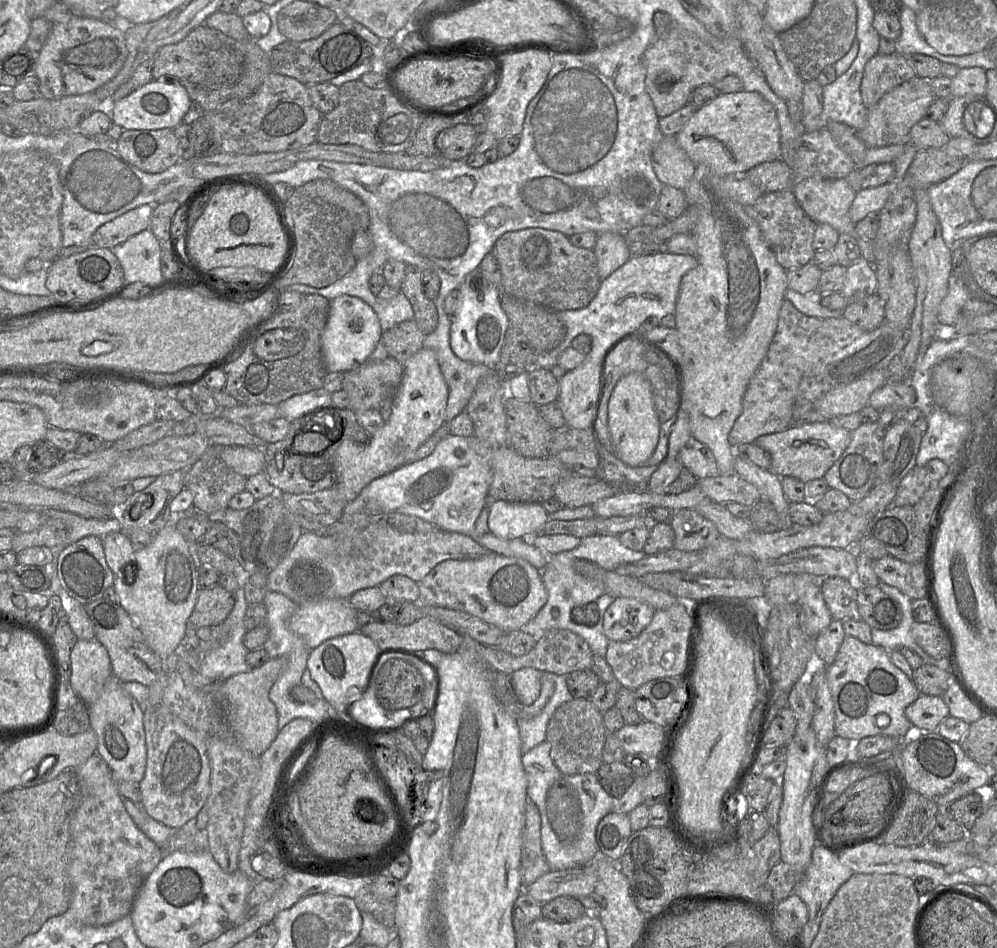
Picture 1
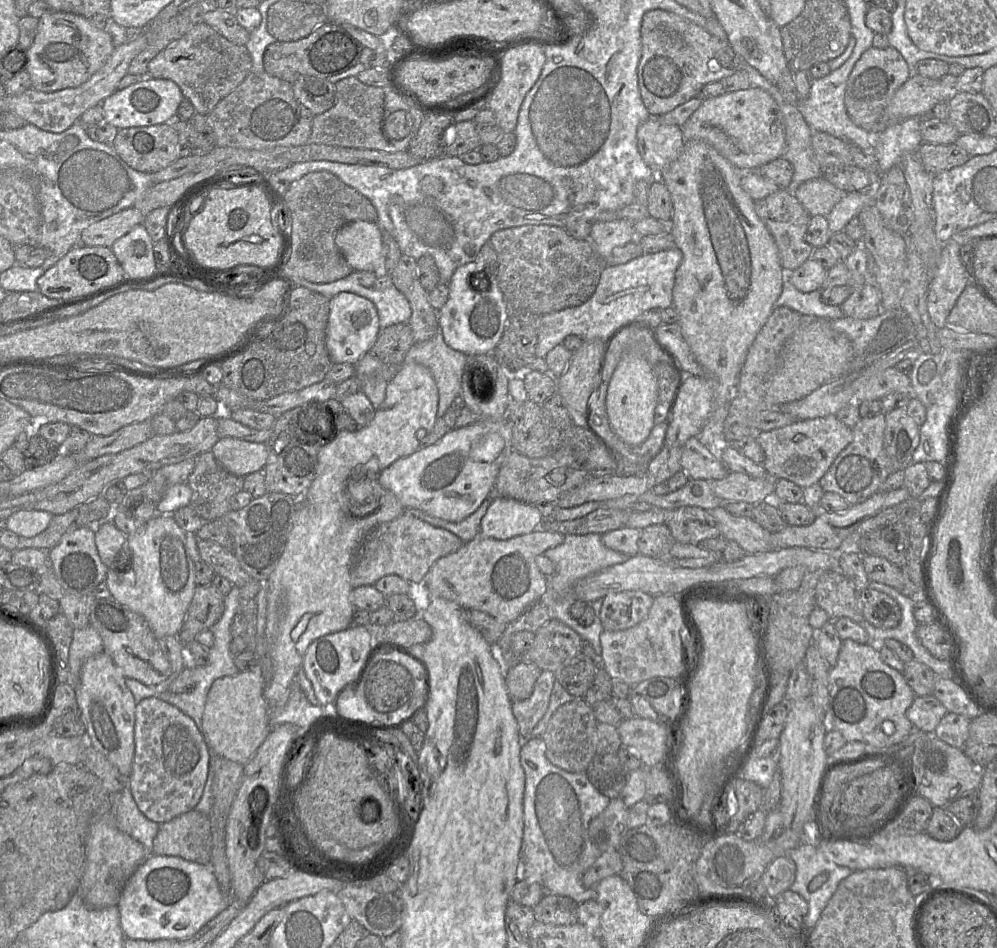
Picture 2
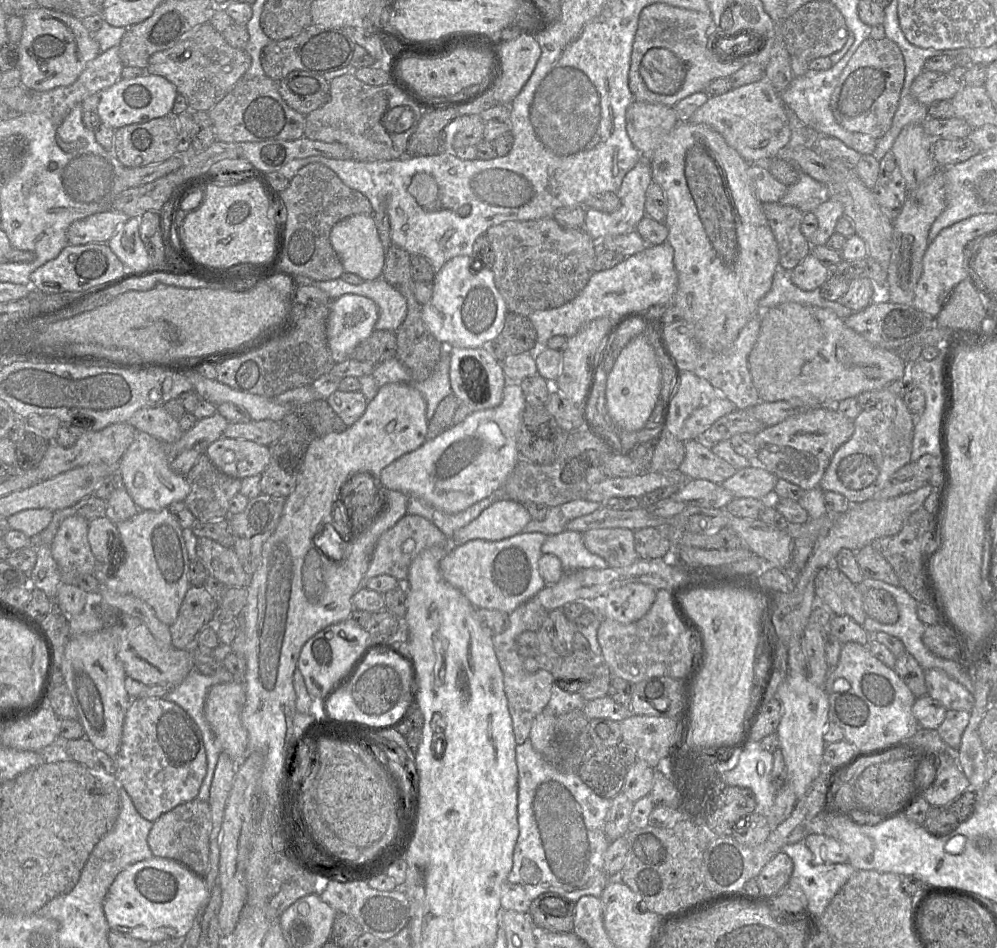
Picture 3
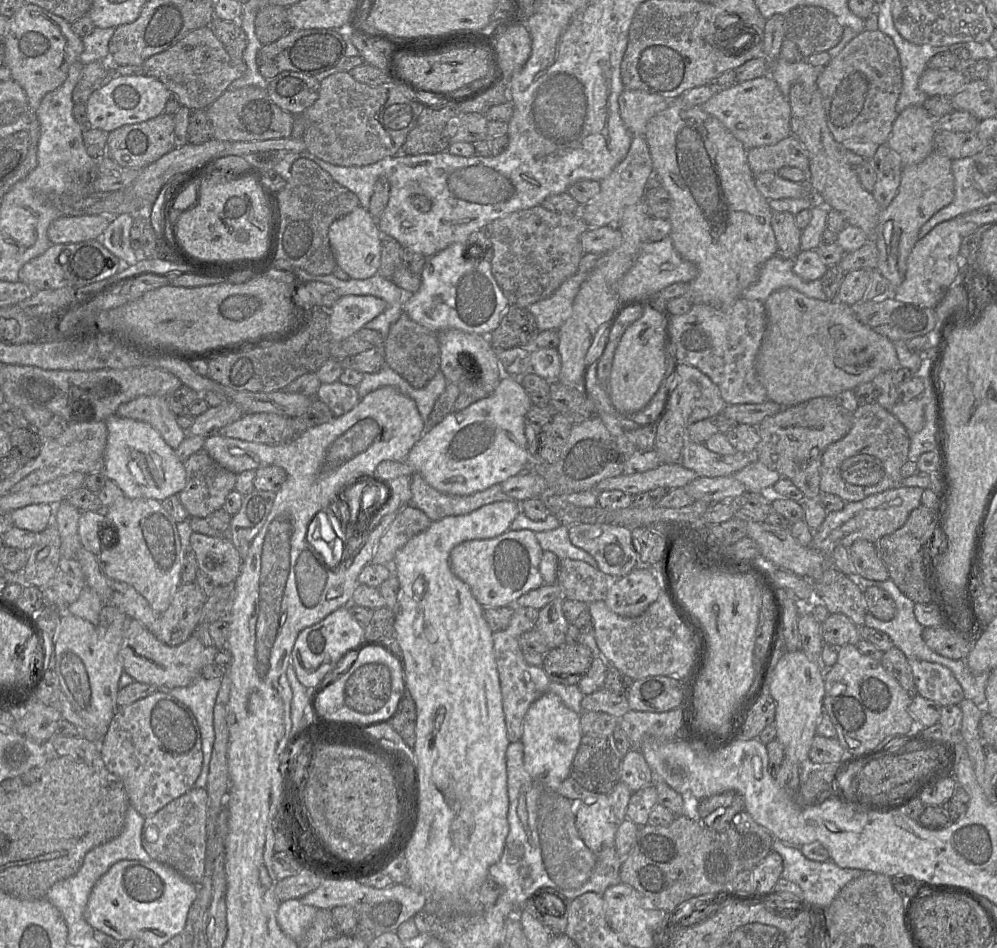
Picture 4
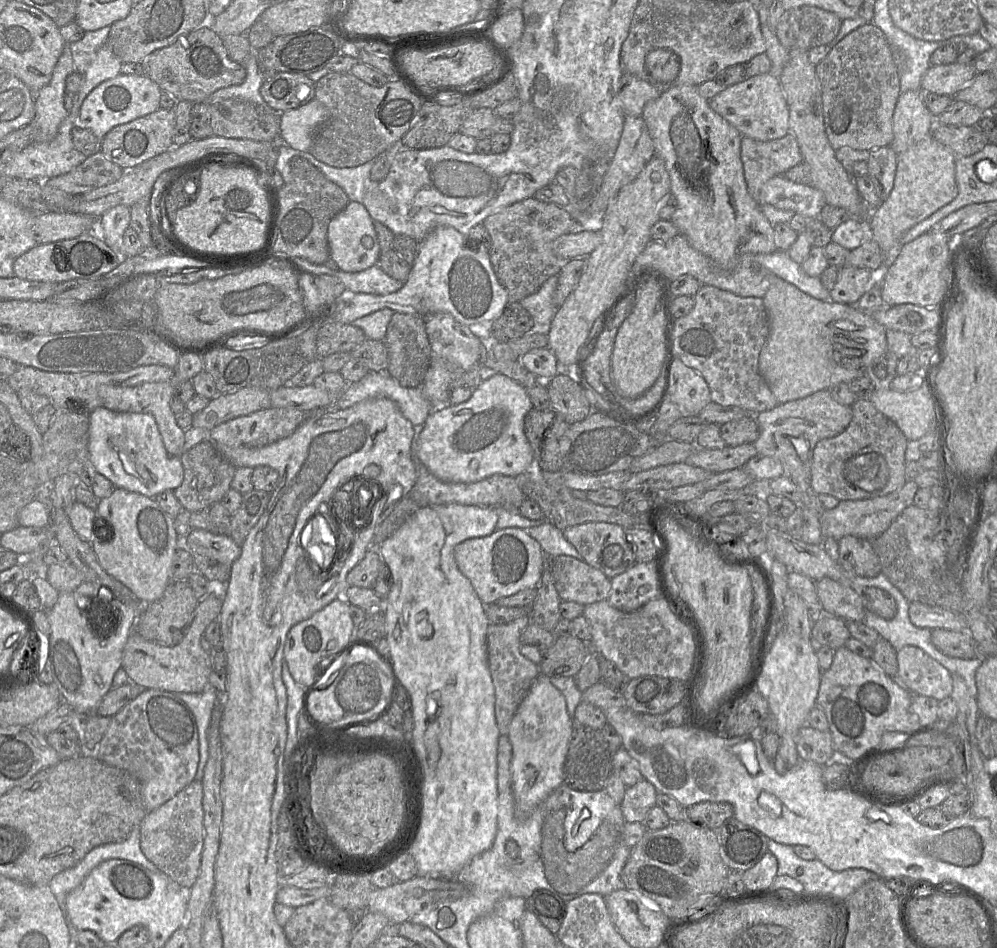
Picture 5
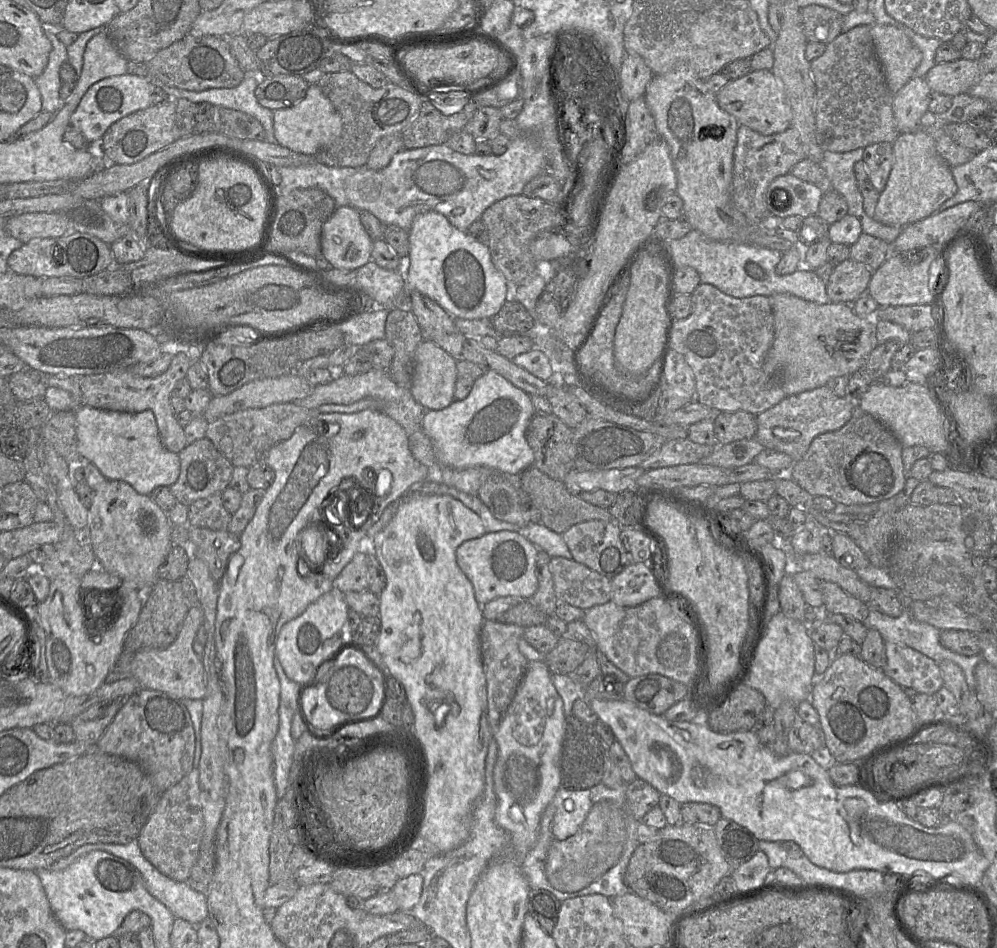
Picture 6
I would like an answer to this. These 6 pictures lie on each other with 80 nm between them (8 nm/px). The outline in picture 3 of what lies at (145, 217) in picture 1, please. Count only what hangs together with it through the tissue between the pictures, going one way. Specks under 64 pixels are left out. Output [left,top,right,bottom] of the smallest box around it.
[67,210,129,245]

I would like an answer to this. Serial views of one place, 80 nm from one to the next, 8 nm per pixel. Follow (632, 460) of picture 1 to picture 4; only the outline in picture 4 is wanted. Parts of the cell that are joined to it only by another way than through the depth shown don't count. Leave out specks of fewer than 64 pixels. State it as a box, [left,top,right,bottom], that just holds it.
[609,305,666,417]

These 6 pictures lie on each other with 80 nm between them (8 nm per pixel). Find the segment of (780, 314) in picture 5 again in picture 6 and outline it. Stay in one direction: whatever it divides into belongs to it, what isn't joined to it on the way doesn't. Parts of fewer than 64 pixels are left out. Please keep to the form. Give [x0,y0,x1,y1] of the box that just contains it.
[764,293,878,396]

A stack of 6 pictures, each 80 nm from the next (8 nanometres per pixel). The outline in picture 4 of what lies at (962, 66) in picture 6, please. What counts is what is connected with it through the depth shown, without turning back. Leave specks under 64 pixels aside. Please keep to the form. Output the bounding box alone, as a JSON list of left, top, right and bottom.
[918,68,969,97]

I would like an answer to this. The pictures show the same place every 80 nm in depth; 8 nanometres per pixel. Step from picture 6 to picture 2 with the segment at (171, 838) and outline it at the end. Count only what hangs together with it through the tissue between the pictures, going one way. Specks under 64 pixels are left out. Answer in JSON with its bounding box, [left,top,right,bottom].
[152,809,211,865]

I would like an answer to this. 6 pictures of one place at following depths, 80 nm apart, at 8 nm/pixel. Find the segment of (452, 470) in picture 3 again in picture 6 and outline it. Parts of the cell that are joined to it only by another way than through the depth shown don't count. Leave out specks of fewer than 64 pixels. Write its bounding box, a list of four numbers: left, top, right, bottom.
[422,370,534,474]

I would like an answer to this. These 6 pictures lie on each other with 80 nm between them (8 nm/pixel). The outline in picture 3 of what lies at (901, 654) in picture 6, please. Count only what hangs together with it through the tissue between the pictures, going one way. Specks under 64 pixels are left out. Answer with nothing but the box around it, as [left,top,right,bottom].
[925,668,974,711]

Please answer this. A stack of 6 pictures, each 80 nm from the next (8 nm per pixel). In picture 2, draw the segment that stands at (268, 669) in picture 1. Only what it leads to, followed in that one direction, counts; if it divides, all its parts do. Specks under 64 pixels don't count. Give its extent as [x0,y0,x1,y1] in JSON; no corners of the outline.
[202,664,270,764]

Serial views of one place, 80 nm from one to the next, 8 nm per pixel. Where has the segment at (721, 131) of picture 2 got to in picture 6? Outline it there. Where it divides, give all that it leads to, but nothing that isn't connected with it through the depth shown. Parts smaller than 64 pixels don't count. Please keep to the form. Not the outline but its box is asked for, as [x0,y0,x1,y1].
[716,70,792,135]

